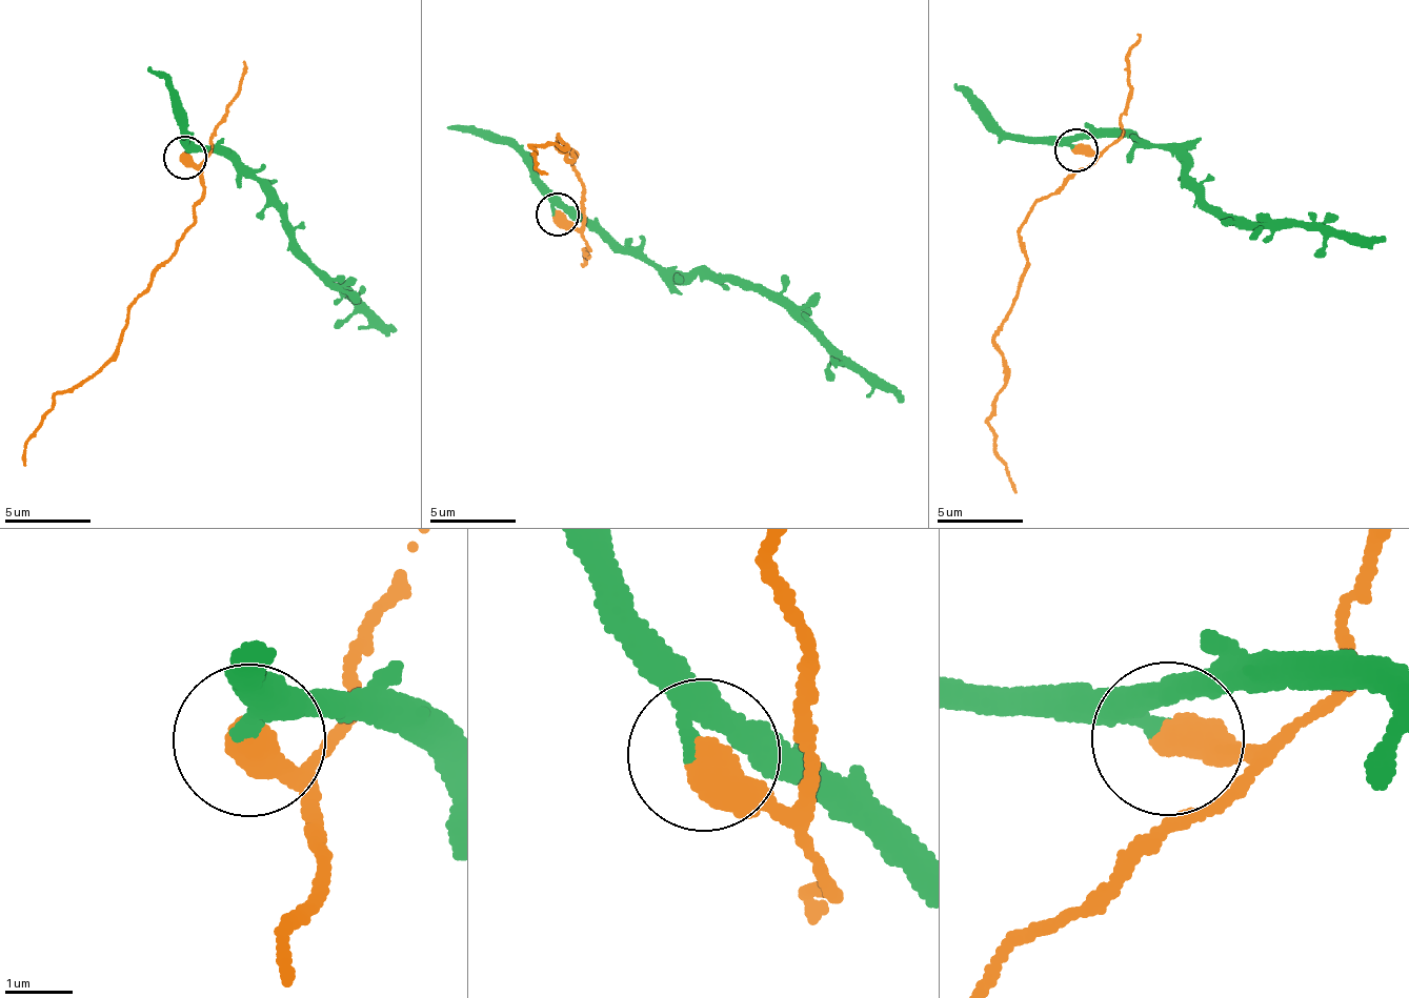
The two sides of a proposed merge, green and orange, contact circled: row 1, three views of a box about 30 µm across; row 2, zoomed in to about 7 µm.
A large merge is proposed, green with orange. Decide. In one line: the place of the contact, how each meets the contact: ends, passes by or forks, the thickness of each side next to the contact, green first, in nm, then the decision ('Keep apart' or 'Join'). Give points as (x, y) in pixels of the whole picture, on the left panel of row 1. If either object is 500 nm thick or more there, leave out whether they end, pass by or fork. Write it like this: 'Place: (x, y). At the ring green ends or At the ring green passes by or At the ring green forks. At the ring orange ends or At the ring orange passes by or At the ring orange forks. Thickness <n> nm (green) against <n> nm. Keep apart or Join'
Place: (185, 158). Thickness 280 nm (green) against 600 nm. Keep apart

